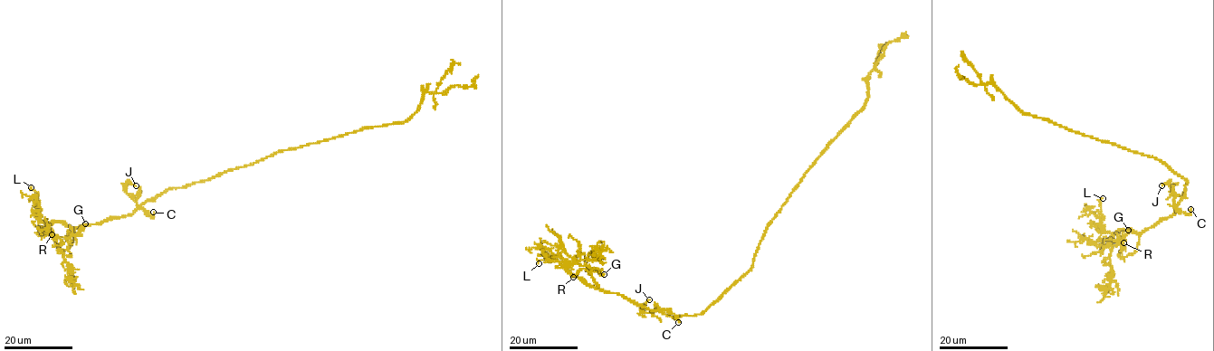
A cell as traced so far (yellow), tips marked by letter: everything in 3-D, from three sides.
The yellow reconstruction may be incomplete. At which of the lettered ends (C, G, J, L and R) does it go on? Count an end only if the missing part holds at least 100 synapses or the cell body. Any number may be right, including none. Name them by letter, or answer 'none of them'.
R

